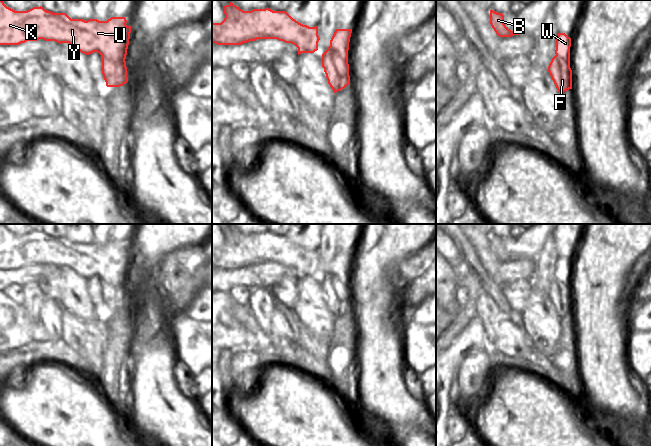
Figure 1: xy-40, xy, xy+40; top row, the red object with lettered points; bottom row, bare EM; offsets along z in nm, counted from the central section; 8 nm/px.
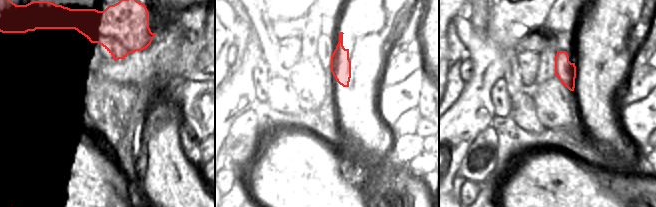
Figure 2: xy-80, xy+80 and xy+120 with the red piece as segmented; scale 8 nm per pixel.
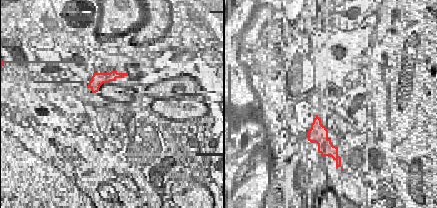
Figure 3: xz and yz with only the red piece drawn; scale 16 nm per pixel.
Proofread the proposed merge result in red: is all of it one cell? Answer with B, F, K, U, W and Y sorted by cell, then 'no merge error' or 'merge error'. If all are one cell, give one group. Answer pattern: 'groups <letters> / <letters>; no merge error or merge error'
groups B K U W Y / F; merge error

